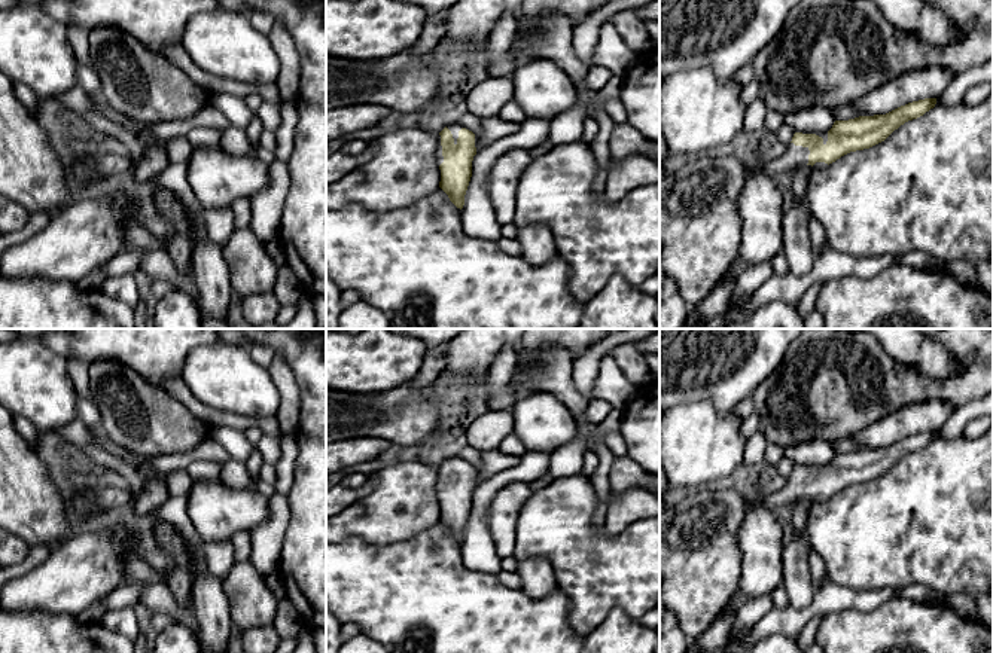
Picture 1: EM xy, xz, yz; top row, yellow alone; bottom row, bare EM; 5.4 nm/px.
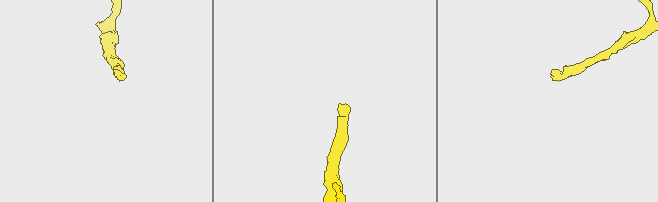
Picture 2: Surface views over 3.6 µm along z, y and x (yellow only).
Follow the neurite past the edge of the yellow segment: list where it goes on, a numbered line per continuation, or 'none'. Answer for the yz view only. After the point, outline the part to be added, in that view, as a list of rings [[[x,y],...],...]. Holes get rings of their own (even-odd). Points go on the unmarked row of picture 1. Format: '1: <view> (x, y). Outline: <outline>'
1: yz (700, 561). Outline: [[[788,477],[779,491],[750,503],[738,491],[722,483],[703,483],[685,491],[682,498],[660,512],[660,595],[677,614],[685,637],[700,637],[727,608],[738,591],[741,553],[737,533],[750,506],[774,510],[808,497],[808,480]]]

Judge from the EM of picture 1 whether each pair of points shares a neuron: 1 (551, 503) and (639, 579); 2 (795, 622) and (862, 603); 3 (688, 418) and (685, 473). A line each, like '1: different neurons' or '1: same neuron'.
1: same neuron
2: same neuron
3: same neuron

